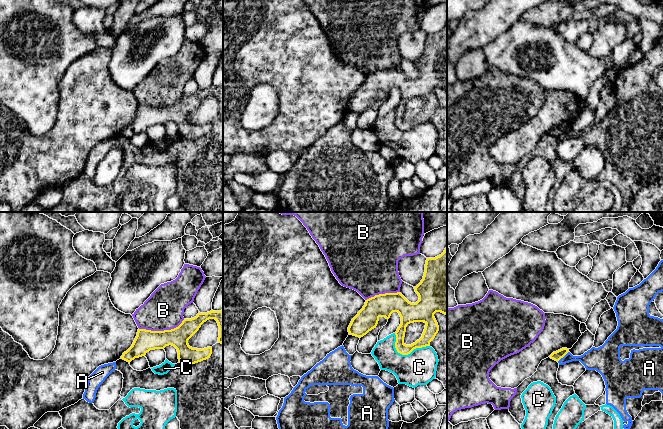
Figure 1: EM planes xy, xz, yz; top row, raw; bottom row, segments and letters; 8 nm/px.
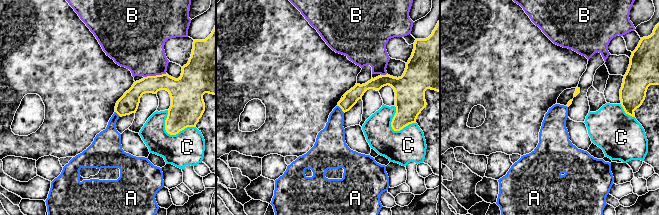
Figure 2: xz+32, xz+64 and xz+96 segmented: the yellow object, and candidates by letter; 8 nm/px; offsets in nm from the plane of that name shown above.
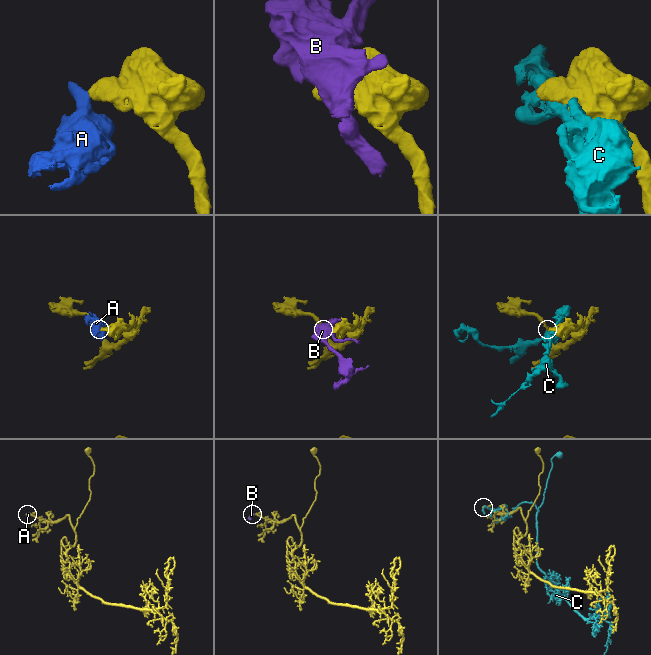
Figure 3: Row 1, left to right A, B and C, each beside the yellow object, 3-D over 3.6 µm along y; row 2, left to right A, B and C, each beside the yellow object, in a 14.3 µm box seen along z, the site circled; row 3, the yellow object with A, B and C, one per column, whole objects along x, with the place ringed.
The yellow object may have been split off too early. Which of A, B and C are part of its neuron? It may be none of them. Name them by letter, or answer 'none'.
none

